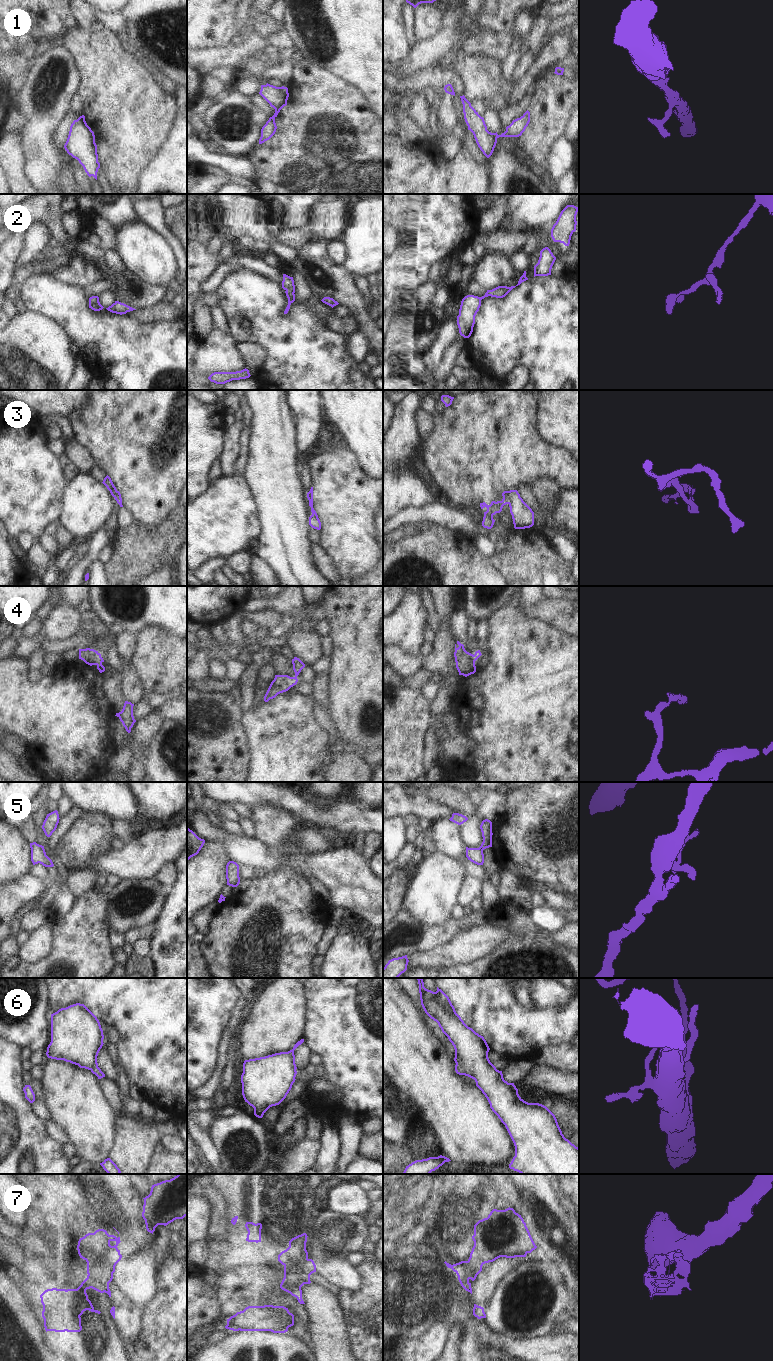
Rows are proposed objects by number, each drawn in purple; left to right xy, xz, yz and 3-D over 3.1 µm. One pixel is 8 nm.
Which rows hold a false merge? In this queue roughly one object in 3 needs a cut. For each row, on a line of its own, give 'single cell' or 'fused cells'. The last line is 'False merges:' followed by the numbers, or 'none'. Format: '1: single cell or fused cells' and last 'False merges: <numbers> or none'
1: single cell
2: single cell
3: fused cells
4: fused cells
5: fused cells
6: single cell
7: fused cells
False merges: 3, 4, 5, 7

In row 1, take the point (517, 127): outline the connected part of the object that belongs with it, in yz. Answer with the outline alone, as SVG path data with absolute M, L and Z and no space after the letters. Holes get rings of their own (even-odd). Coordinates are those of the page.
M460 96L460 98L468 130L473 133L478 147L487 158L492 155L499 137L519 137L530 122L530 112L527 110L520 118L513 120L501 135L498 135L497 132L491 133L487 130L484 118L471 106L465 96Z

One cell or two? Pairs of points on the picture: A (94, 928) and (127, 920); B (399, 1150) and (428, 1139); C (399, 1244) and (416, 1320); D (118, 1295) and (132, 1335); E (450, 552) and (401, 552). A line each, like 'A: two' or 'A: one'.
A: two
B: one
C: one
D: one
E: one

